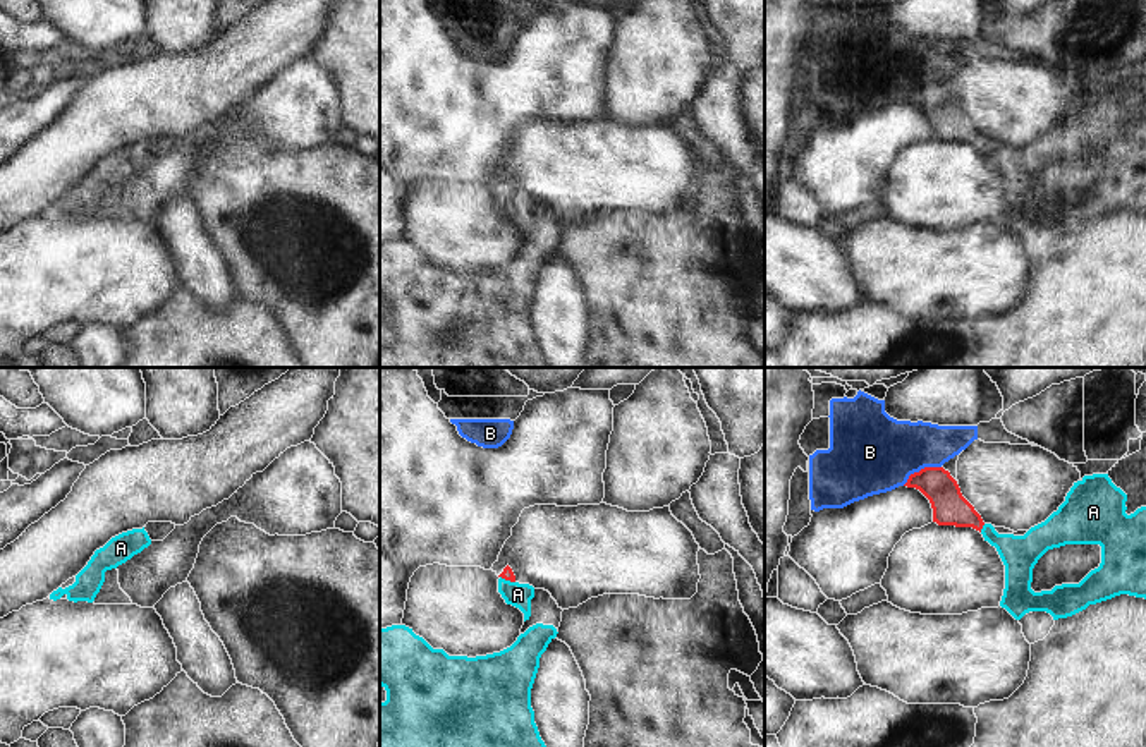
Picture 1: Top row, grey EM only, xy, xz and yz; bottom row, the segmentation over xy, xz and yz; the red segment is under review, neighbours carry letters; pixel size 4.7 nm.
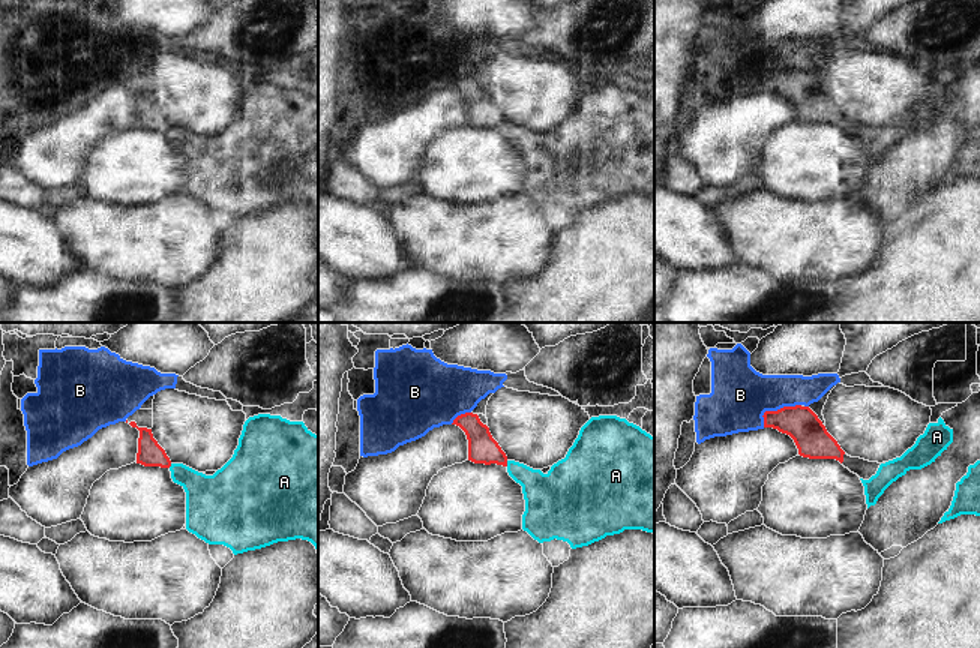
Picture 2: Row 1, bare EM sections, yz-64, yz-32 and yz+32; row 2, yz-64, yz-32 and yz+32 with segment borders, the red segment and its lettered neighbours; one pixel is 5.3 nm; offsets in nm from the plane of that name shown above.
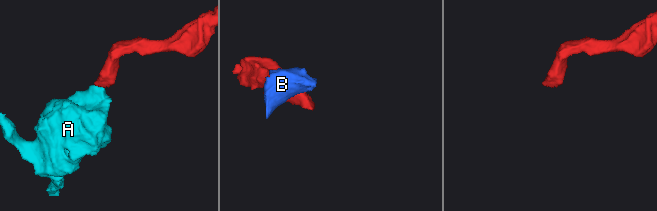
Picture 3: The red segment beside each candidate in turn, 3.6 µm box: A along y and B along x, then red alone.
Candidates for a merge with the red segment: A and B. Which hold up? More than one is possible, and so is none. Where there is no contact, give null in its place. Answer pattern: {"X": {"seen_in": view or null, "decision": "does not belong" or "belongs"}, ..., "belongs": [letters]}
{"A": {"seen_in": "yz", "decision": "belongs"}, "B": {"seen_in": "yz", "decision": "does not belong"}, "belongs": ["A"]}

